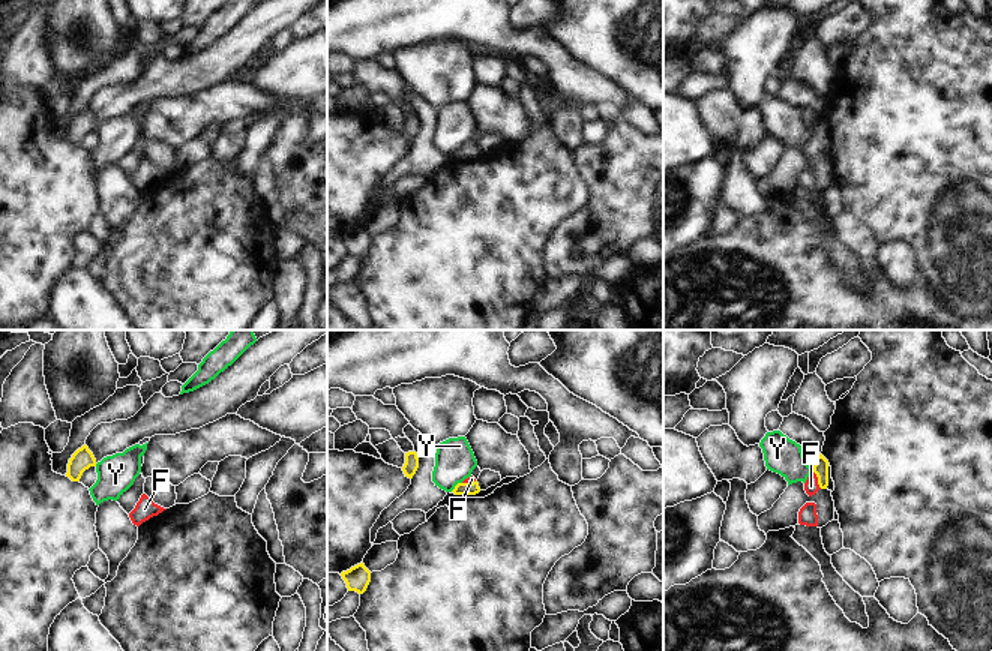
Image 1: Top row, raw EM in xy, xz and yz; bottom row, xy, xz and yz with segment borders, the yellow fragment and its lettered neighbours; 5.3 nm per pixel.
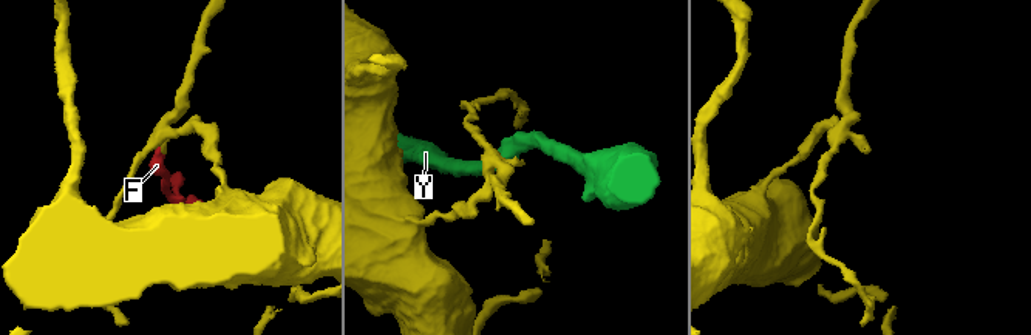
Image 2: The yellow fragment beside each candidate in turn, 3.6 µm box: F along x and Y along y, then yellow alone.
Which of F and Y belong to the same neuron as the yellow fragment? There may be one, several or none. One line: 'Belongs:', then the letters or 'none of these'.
Belongs: F

